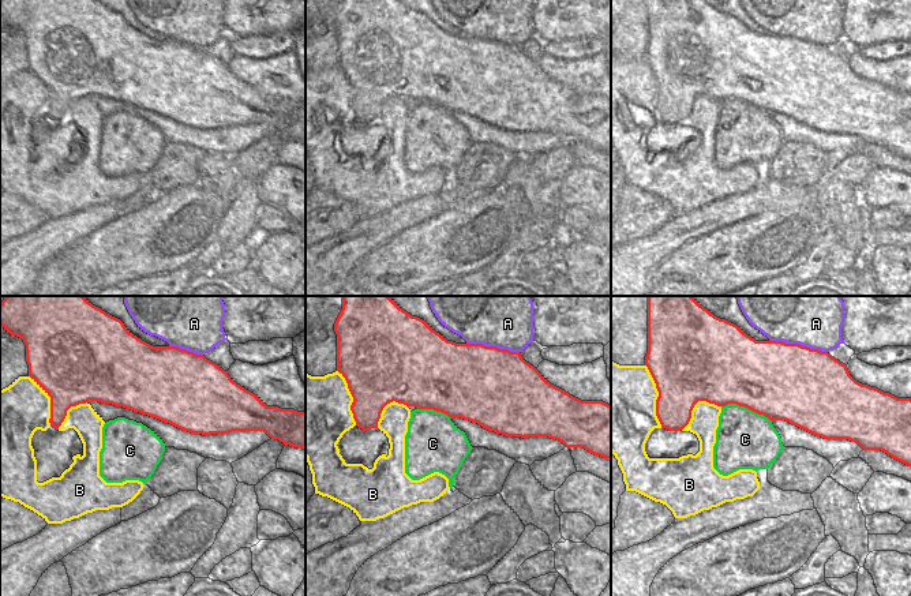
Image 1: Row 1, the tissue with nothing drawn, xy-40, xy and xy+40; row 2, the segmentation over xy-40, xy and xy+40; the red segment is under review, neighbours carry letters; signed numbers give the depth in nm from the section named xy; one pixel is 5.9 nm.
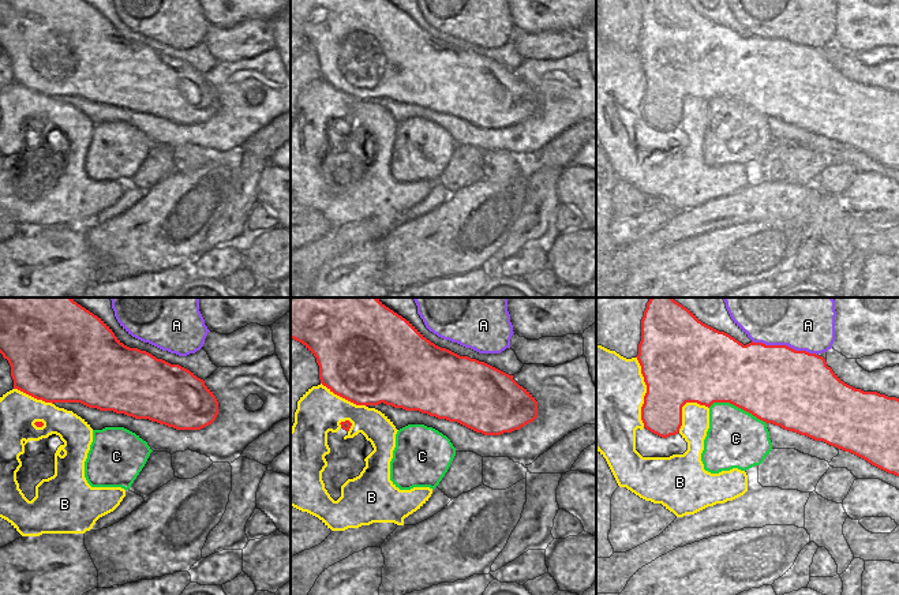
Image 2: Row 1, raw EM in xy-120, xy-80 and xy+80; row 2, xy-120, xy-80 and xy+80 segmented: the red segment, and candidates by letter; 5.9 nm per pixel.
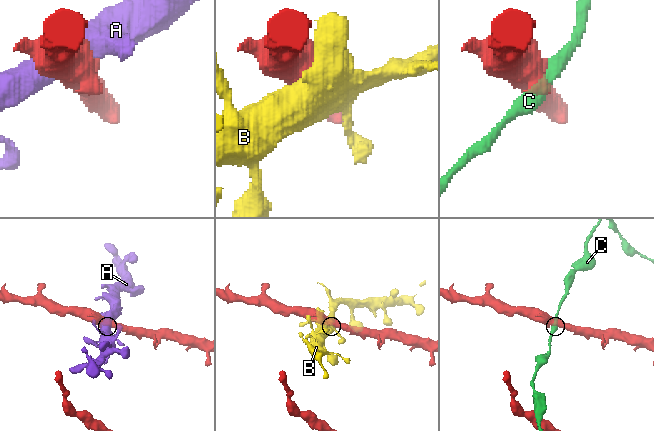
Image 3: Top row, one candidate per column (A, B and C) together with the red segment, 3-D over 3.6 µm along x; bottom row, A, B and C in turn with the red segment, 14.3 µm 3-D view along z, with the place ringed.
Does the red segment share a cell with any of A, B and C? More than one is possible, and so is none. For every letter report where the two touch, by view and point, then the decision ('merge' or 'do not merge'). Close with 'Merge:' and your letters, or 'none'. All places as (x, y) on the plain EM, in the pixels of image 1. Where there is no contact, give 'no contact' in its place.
A: xy+40 (798, 38) | do not merge
B: xy+40 (659, 90) | do not merge
C: xy+40 (746, 101) | merge
Merge: C

